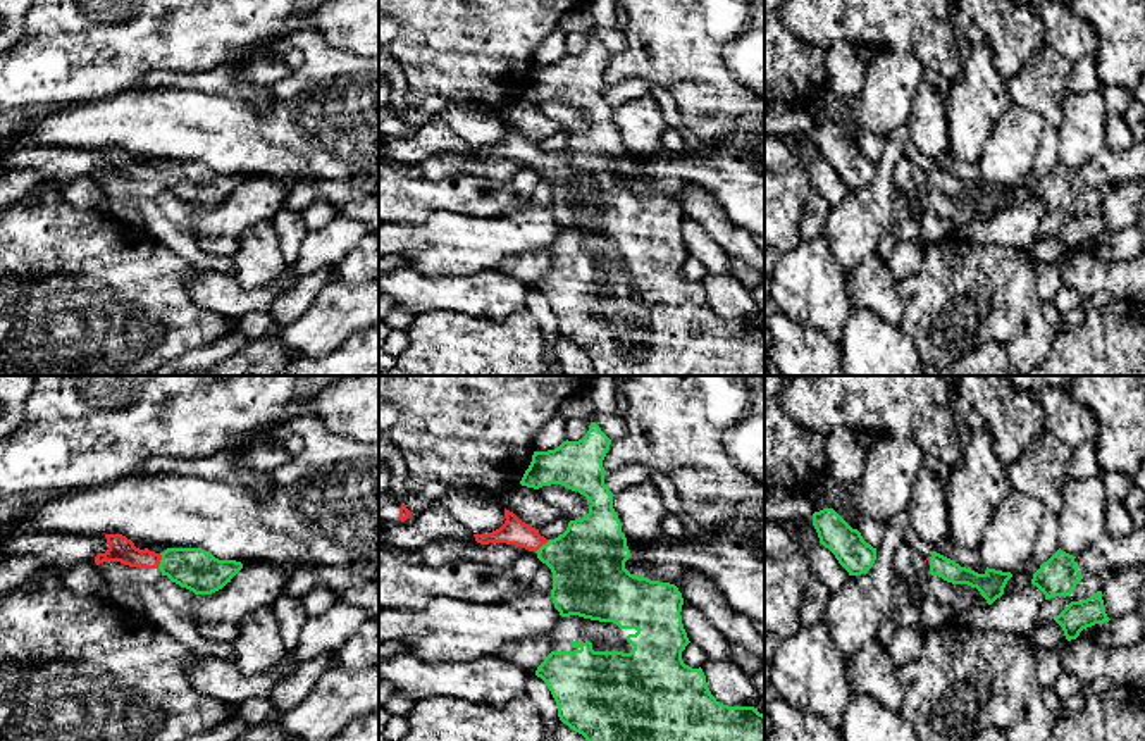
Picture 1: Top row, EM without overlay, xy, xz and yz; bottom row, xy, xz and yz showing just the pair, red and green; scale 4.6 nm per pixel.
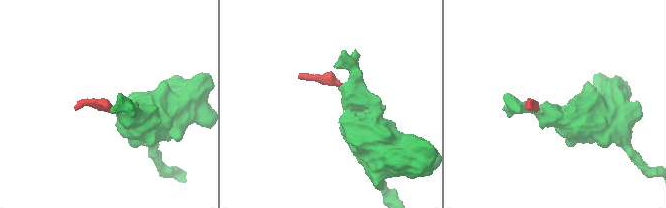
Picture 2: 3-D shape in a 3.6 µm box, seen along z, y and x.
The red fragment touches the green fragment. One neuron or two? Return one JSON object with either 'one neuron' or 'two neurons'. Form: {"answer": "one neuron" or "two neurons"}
{"answer": "one neuron"}

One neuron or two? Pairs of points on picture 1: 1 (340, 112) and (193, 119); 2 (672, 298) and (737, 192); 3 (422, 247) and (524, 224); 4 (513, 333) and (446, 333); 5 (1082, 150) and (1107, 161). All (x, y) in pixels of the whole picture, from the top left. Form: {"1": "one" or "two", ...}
{"1": "one", "2": "two", "3": "one", "4": "one", "5": "two"}

